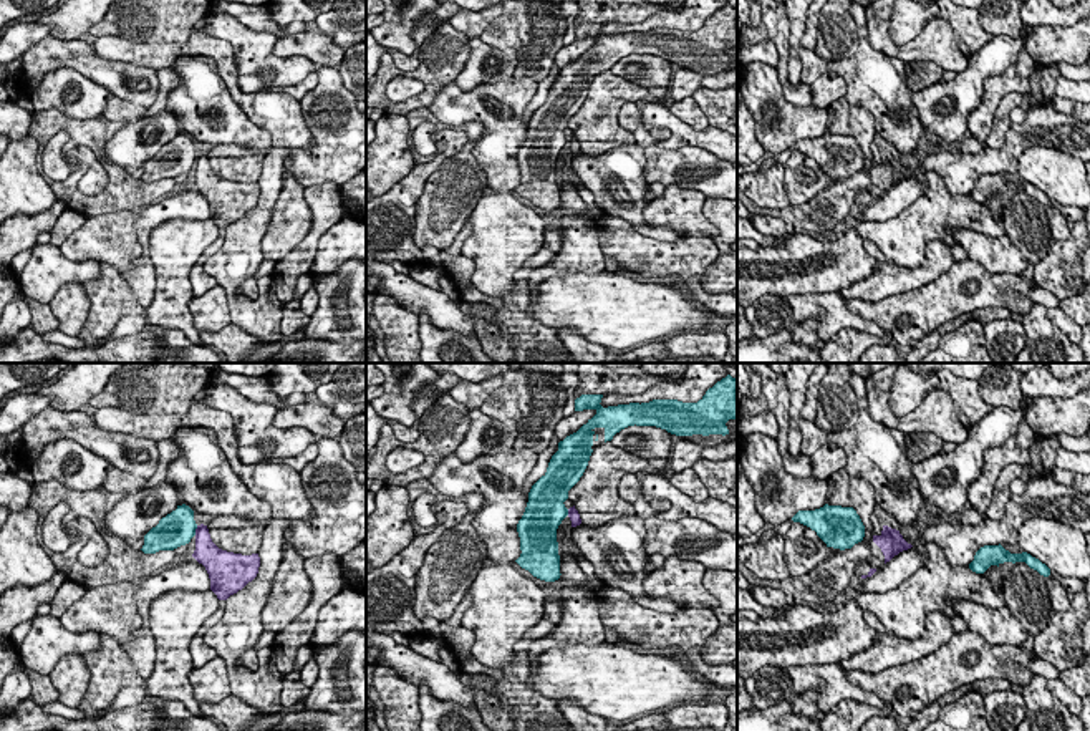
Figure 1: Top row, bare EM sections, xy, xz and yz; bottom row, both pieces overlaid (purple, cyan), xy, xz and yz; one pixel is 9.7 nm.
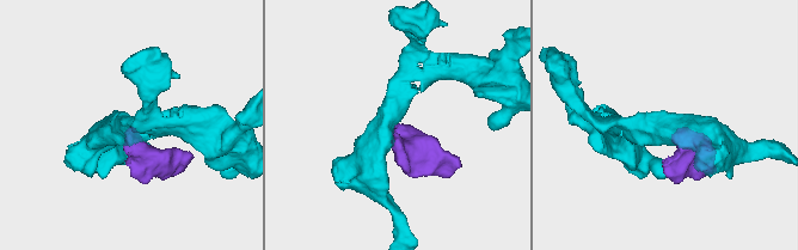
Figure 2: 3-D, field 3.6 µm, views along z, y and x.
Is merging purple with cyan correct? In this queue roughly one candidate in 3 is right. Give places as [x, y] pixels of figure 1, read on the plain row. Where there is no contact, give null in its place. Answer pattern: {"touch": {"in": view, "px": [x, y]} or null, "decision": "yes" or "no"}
{"touch": {"in": "xy", "px": [196, 159]}, "decision": "no"}

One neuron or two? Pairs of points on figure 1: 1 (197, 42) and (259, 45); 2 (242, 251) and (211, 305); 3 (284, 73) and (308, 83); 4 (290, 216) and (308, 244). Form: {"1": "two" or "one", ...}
{"1": "two", "2": "two", "3": "two", "4": "two"}

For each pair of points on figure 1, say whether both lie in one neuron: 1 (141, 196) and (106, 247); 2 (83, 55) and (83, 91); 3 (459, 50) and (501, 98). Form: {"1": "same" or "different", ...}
{"1": "different", "2": "different", "3": "different"}

